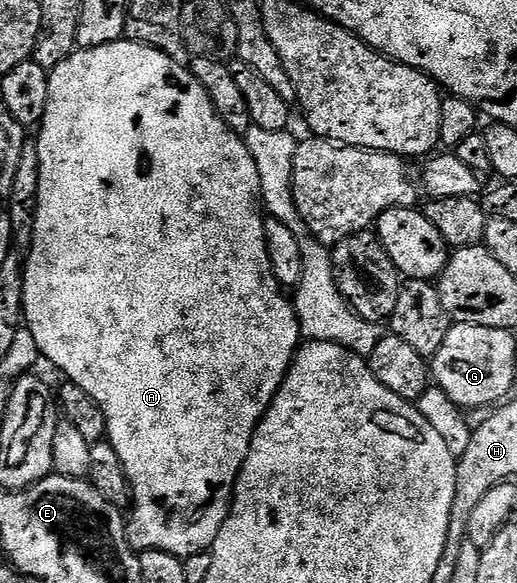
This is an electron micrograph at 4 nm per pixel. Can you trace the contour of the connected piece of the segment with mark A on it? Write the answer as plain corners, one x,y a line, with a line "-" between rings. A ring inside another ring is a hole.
121,40
121,41
119,41
119,42
111,42
111,43
110,43
110,44
102,44
102,45
101,45
101,46
99,46
99,47
98,47
98,48
78,48
78,49
76,49
76,50
75,50
75,51
74,51
74,53
72,53
72,54
71,54
71,56
69,56
69,57
68,57
68,58
67,58
67,59
66,59
66,60
62,60
62,64
58,64
58,65
57,65
57,66
56,66
56,67
54,67
54,69
53,69
53,70
51,70
51,72
50,72
50,73
49,73
49,76
48,76
48,78
49,78
49,96
48,96
48,103
47,103
47,104
46,104
46,108
45,108
45,114
44,114
44,118
43,118
43,121
42,121
42,122
40,122
40,124
39,124
39,126
38,126
38,131
40,131
40,139
38,139
38,140
36,140
36,139
35,139
35,142
34,142
34,145
35,145
35,147
36,147
36,151
37,151
37,152
38,152
38,156
39,156
39,157
40,157
40,183
39,183
39,184
38,184
38,212
37,212
37,213
36,213
36,230
35,230
35,232
34,232
34,233
33,233
33,234
32,234
32,245
31,245
31,247
30,247
30,249
29,249
29,250
28,250
28,251
27,251
27,254
28,254
28,253
29,253
29,254
28,254
28,258
27,258
27,257
26,257
26,273
25,273
25,276
24,276
24,312
23,312
23,317
24,317
24,318
25,318
25,319
26,319
26,328
27,328
27,329
28,329
28,330
29,330
29,331
30,331
30,332
34,332
34,340
35,340
35,341
36,341
36,343
37,343
37,344
38,344
38,348
39,348
39,349
40,349
40,352
41,352
41,355
43,355
43,357
44,357
44,358
45,358
45,359
47,359
47,358
49,358
49,360
50,360
50,361
52,361
52,362
53,362
53,364
54,364
54,365
56,365
56,366
57,366
57,368
58,368
58,369
60,369
60,370
61,370
61,372
62,372
62,373
64,373
64,374
65,374
65,375
64,375
64,376
63,376
63,377
64,377
64,378
65,378
65,379
67,379
67,381
70,381
70,382
73,382
73,383
74,383
74,384
78,384
78,388
83,388
83,389
84,389
84,390
85,390
85,391
86,391
86,393
88,393
88,394
89,394
89,395
90,395
90,396
91,396
91,397
92,397
92,399
94,399
94,401
95,401
95,402
96,402
96,403
97,403
97,404
98,404
98,408
102,408
102,416
103,416
103,417
104,417
104,419
105,419
105,420
106,420
106,424
107,424
107,425
108,425
108,432
107,432
107,435
106,435
106,438
107,438
107,441
109,441
109,442
111,442
111,443
112,443
112,447
113,447
113,448
114,448
114,452
118,452
118,456
119,456
119,457
120,457
120,459
121,459
121,460
122,460
122,464
123,464
123,465
124,465
124,467
125,467
125,468
126,468
126,476
127,476
127,477
128,477
128,485
129,485
129,486
131,486
131,488
132,488
132,502
133,502
133,503
134,503
134,505
133,505
133,506
132,506
132,507
131,507
131,510
132,510
132,509
133,509
133,510
132,510
132,518
131,518
131,514
130,514
130,517
129,517
129,518
128,518
128,519
127,519
127,523
128,523
128,541
129,541
129,542
131,542
131,543
132,543
132,545
133,545
133,547
135,547
135,549
136,549
136,550
137,550
137,551
140,551
140,552
143,552
143,551
146,551
146,550
161,550
161,551
162,551
162,552
170,552
170,553
171,553
171,554
176,554
176,555
177,555
177,556
178,556
178,557
179,557
179,558
183,558
183,559
186,559
186,558
189,558
189,556
191,556
191,555
192,555
192,554
203,554
203,553
205,553
205,551
207,551
207,550
208,550
208,549
209,549
209,547
211,547
211,544
212,544
212,542
213,542
213,540
214,540
214,539
215,539
215,538
216,538
216,537
217,537
217,536
218,536
218,532
219,532
219,531
220,531
220,529
221,529
221,528
223,528
223,527
224,527
224,521
226,521
226,519
227,519
227,518
228,518
228,510
229,510
229,509
230,509
230,508
231,508
231,507
232,507
232,493
233,493
233,492
234,492
234,491
236,491
236,481
237,481
237,480
238,480
238,476
239,476
239,475
240,475
240,470
241,470
241,469
242,469
242,468
243,468
243,467
244,467
244,461
245,461
245,460
246,460
246,456
247,456
247,455
248,455
248,453
249,453
249,452
250,452
250,444
251,444
251,443
252,443
252,437
253,437
253,436
254,436
254,432
255,432
255,431
256,431
256,425
258,425
258,423
259,423
259,422
260,422
260,421
262,421
262,420
263,420
263,419
264,419
264,414
265,414
265,413
266,413
266,412
267,412
267,411
268,411
268,409
269,409
269,408
270,408
270,404
271,404
271,403
272,403
272,401
273,401
273,400
274,400
274,396
275,396
275,395
276,395
276,393
278,393
278,392
279,392
279,391
280,391
280,386
281,386
281,385
282,385
282,383
284,383
284,378
285,378
285,377
286,377
286,375
288,375
288,370
289,370
289,369
290,369
290,367
292,367
292,360
293,360
293,358
295,358
295,357
296,357
296,351
297,351
297,350
299,350
299,349
300,349
300,347
301,347
301,345
302,345
302,335
301,335
301,333
300,333
300,325
299,325
299,324
298,324
298,320
297,320
297,319
296,319
296,307
295,307
295,305
293,305
293,303
292,303
292,302
291,302
291,301
289,301
289,299
288,299
288,302
287,302
287,300
286,300
286,299
284,299
284,298
283,298
283,296
282,296
282,295
280,295
280,293
282,293
282,287
281,287
281,285
280,285
280,282
279,282
279,280
278,280
278,279
277,279
277,278
276,278
276,277
275,277
275,276
274,276
274,272
273,272
273,271
272,271
272,269
271,269
271,268
270,268
270,256
269,256
269,255
268,255
268,253
267,253
267,252
266,252
266,236
265,236
265,235
264,235
264,218
263,218
263,217
262,217
262,203
261,203
261,201
260,201
260,181
259,181
259,180
258,180
258,168
254,168
254,156
250,156
250,152
249,152
249,151
248,151
248,145
247,145
247,144
245,144
245,143
244,143
244,139
243,139
243,137
241,137
241,135
239,135
239,134
236,134
236,133
235,133
235,132
233,132
233,130
232,130
232,129
231,129
231,128
230,128
230,127
228,127
228,126
227,126
227,125
226,125
226,123
224,123
224,121
223,121
223,120
222,120
222,116
218,116
218,112
217,112
217,111
216,111
216,109
215,109
215,108
214,108
214,104
213,104
213,103
212,103
212,101
211,101
211,100
210,100
210,96
209,96
209,95
208,95
208,93
207,93
207,92
206,92
206,88
202,88
202,84
198,84
198,80
197,80
197,79
196,79
196,78
195,78
195,76
193,76
193,75
192,75
192,72
191,72
191,69
189,69
189,67
188,67
188,66
187,66
187,65
185,65
185,63
184,63
184,66
183,66
183,64
182,64
182,63
180,63
180,62
176,62
176,61
180,61
180,60
177,60
177,59
176,59
176,58
175,58
175,57
173,57
173,55
171,55
171,54
167,54
167,53
166,53
166,52
162,52
162,51
161,51
161,50
155,50
155,48
154,48
154,47
152,47
152,46
145,46
145,45
144,45
144,43
143,43
143,42
133,42
133,41
131,41
131,40

